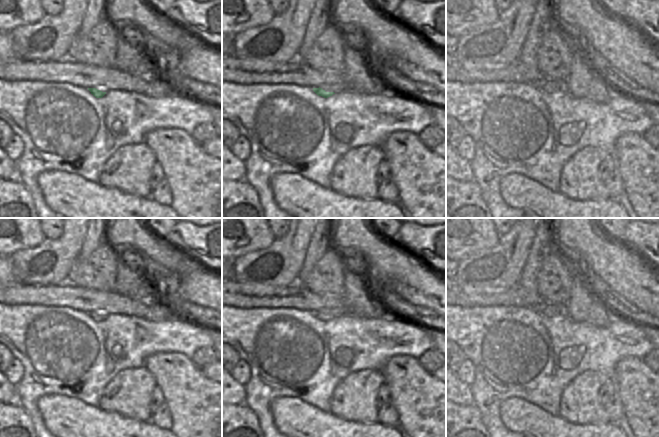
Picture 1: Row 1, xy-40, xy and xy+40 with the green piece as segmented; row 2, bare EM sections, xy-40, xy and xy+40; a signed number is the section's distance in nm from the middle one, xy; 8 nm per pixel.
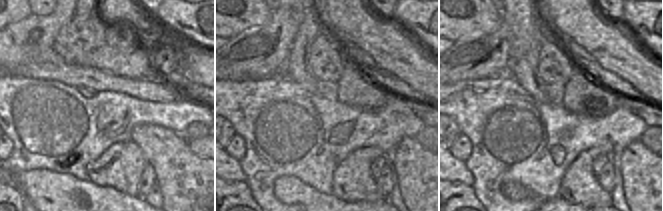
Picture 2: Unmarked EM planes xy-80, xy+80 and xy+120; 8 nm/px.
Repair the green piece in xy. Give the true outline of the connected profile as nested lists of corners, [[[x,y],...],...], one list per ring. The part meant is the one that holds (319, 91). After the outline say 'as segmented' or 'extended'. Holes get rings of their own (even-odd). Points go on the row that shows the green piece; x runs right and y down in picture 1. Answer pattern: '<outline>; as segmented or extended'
[[[324,84],[319,88],[313,88],[313,91],[324,98],[328,98],[335,93],[342,92],[346,90],[344,84]]]; extended

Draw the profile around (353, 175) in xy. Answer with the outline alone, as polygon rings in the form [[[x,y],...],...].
[[[376,146],[352,148],[333,167],[329,188],[350,198],[376,199],[379,186],[375,175],[384,158],[382,149]]]

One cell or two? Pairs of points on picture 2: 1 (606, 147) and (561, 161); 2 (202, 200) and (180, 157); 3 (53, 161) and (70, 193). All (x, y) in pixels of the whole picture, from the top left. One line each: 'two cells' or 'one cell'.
1: two cells
2: one cell
3: two cells

